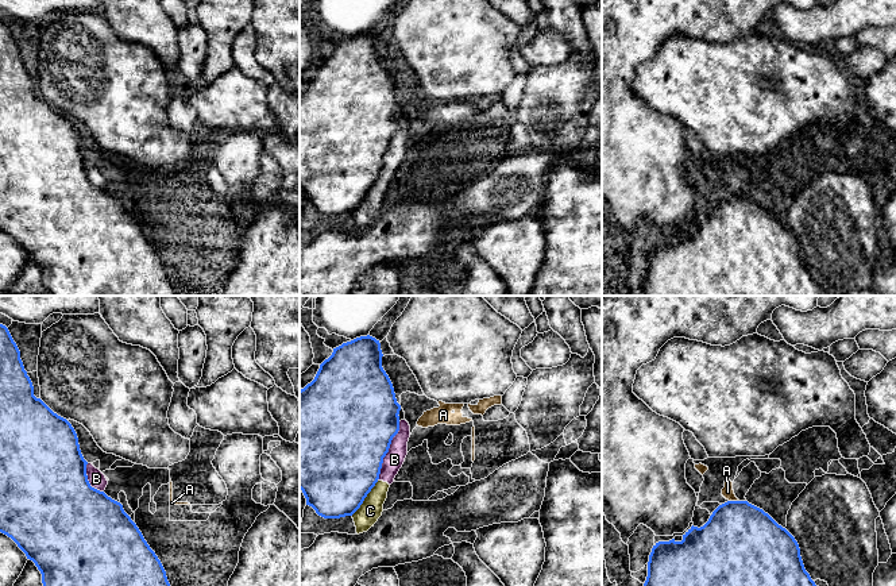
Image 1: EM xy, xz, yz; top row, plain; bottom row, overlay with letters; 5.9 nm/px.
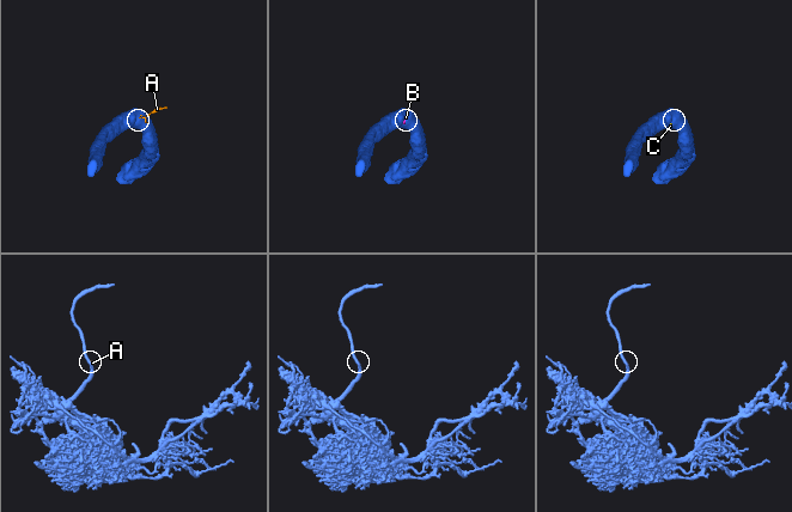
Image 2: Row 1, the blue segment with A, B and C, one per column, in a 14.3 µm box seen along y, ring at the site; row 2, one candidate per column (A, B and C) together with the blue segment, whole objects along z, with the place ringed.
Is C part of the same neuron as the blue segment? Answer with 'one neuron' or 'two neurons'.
two neurons

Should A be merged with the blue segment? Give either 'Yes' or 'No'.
No

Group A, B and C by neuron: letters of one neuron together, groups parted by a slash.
A B C

